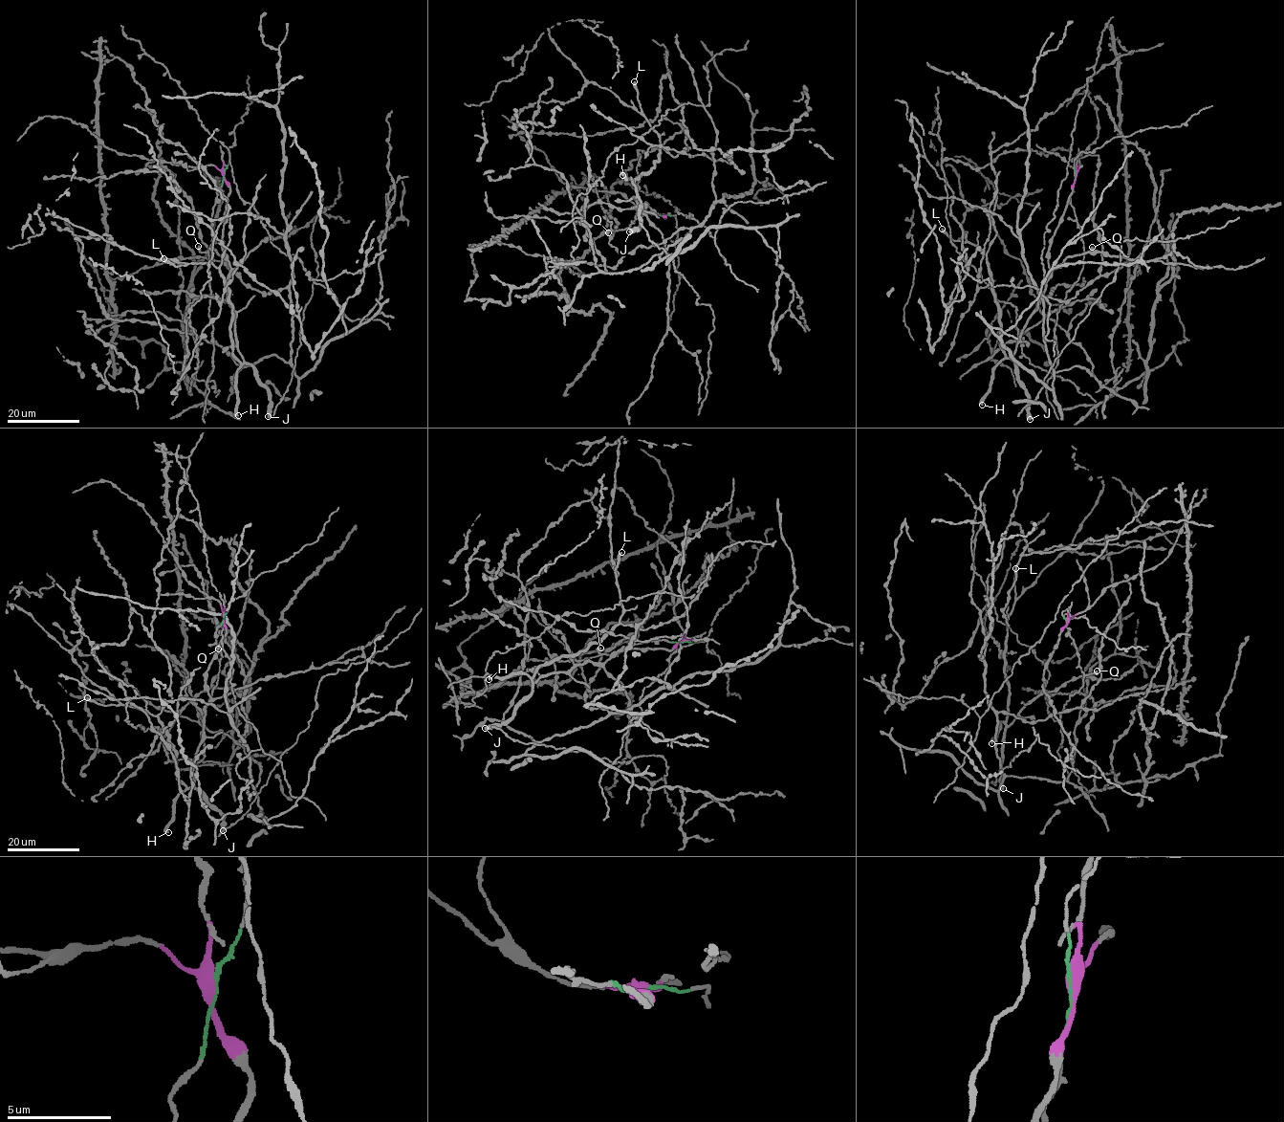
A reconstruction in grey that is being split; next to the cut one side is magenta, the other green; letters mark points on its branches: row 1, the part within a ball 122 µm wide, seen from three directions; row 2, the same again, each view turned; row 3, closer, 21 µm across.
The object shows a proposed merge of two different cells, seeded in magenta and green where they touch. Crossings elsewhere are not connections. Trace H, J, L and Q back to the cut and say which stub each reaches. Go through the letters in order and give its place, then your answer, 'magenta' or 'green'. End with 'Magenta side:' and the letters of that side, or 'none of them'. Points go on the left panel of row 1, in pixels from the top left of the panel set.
H: at (238, 415); magenta
J: at (268, 416); magenta
L: at (163, 258); magenta
Q: at (198, 246); green
Magenta side: H, J, L

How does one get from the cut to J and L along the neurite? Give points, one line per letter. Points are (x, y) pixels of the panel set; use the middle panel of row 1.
J: (663, 215), (648, 205), (642, 211), (631, 208), (638, 204), (634, 196), (641, 205), (641, 223), (629, 231)
L: (663, 215), (648, 205), (631, 208), (635, 179), (655, 167), (661, 153), (635, 81)

